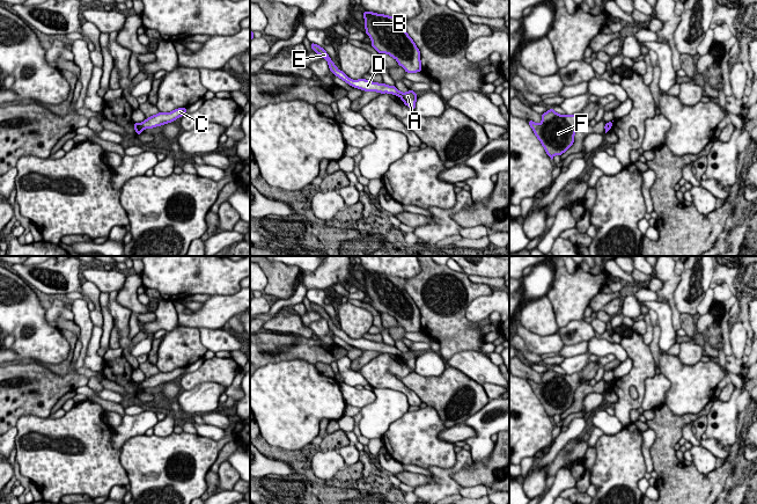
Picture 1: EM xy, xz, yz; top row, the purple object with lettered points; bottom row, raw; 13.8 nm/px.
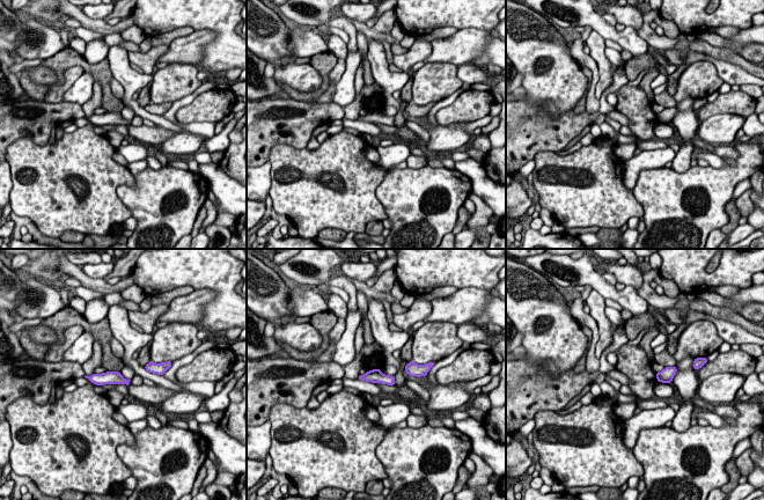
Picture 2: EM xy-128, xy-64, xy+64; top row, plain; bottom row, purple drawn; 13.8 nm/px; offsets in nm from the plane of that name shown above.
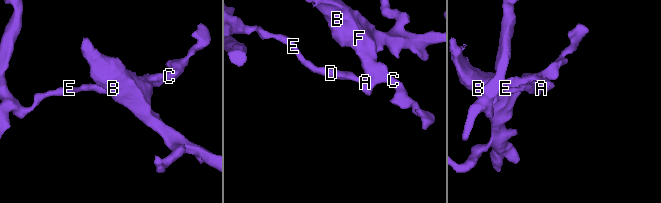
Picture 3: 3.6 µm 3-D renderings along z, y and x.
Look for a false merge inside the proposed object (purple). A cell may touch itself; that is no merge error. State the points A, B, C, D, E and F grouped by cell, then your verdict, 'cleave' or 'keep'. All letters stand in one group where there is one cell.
groups A B C F / D E; cleave

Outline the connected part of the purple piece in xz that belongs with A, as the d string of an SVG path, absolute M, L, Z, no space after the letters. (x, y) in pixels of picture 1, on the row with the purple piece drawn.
M409 90L406 93L402 93L402 95L399 97L404 102L404 104L407 105L410 109L416 109L416 101L418 97L416 95L416 92Z

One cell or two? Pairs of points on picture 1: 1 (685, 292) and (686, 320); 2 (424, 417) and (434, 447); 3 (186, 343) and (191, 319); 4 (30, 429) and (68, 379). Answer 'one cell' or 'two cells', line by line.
1: two cells
2: one cell
3: two cells
4: two cells

